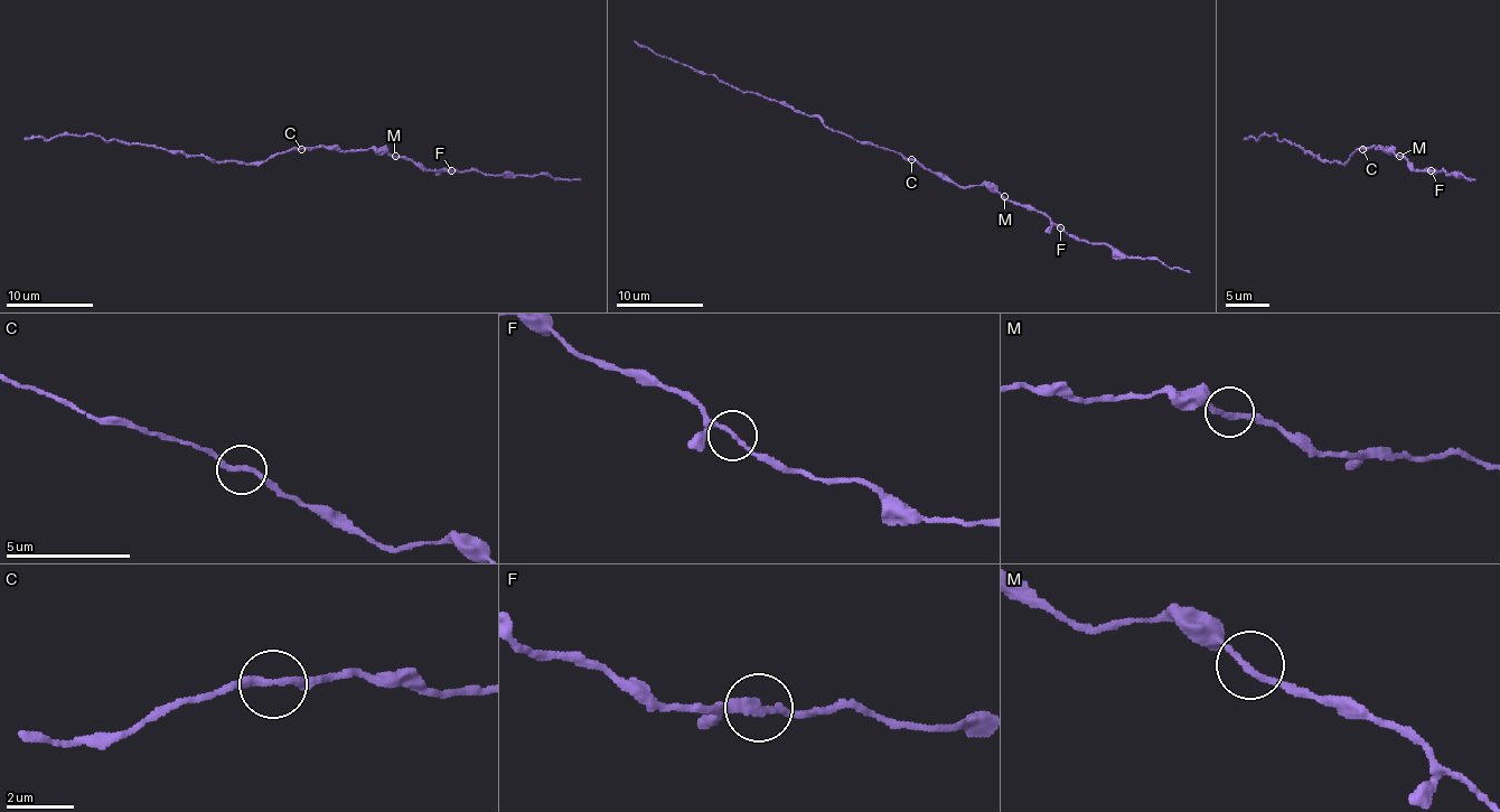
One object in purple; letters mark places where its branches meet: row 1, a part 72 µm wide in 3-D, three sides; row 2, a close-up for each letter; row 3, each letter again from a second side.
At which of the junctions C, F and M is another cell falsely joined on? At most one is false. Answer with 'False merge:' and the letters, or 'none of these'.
False merge: none of these

